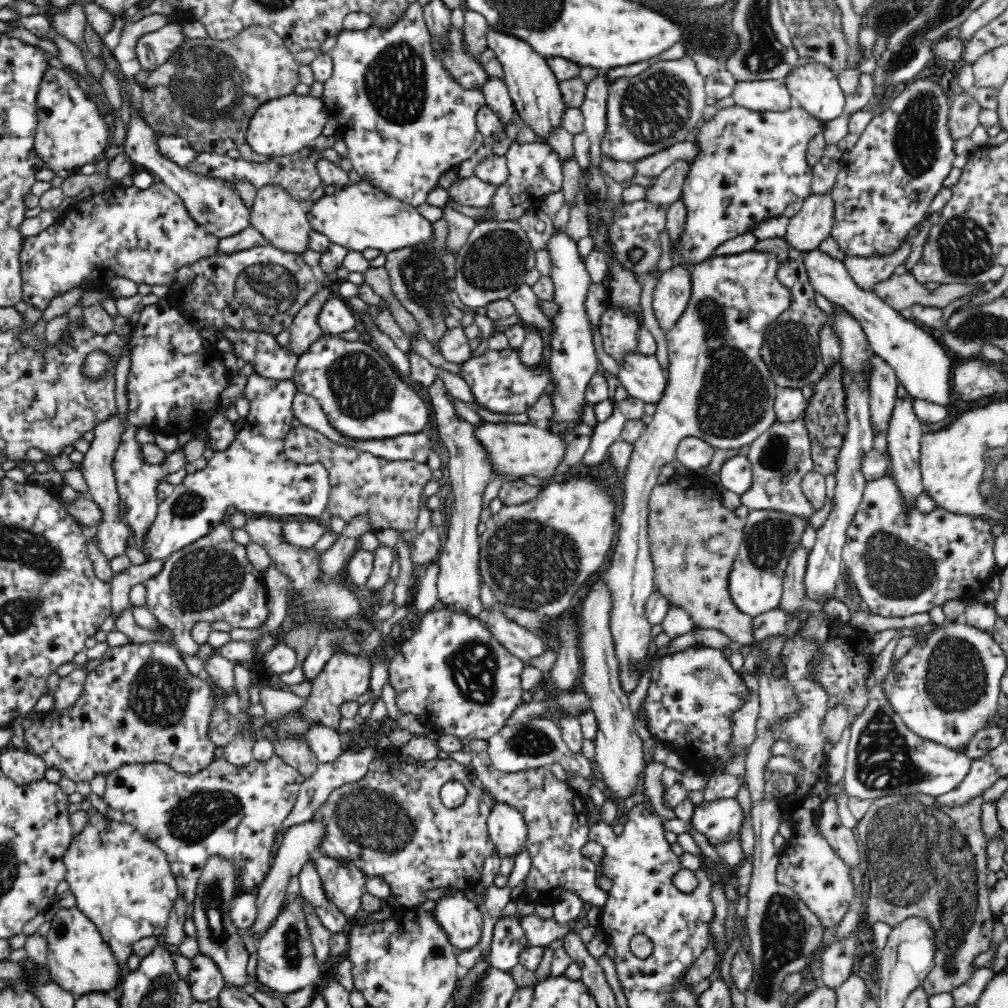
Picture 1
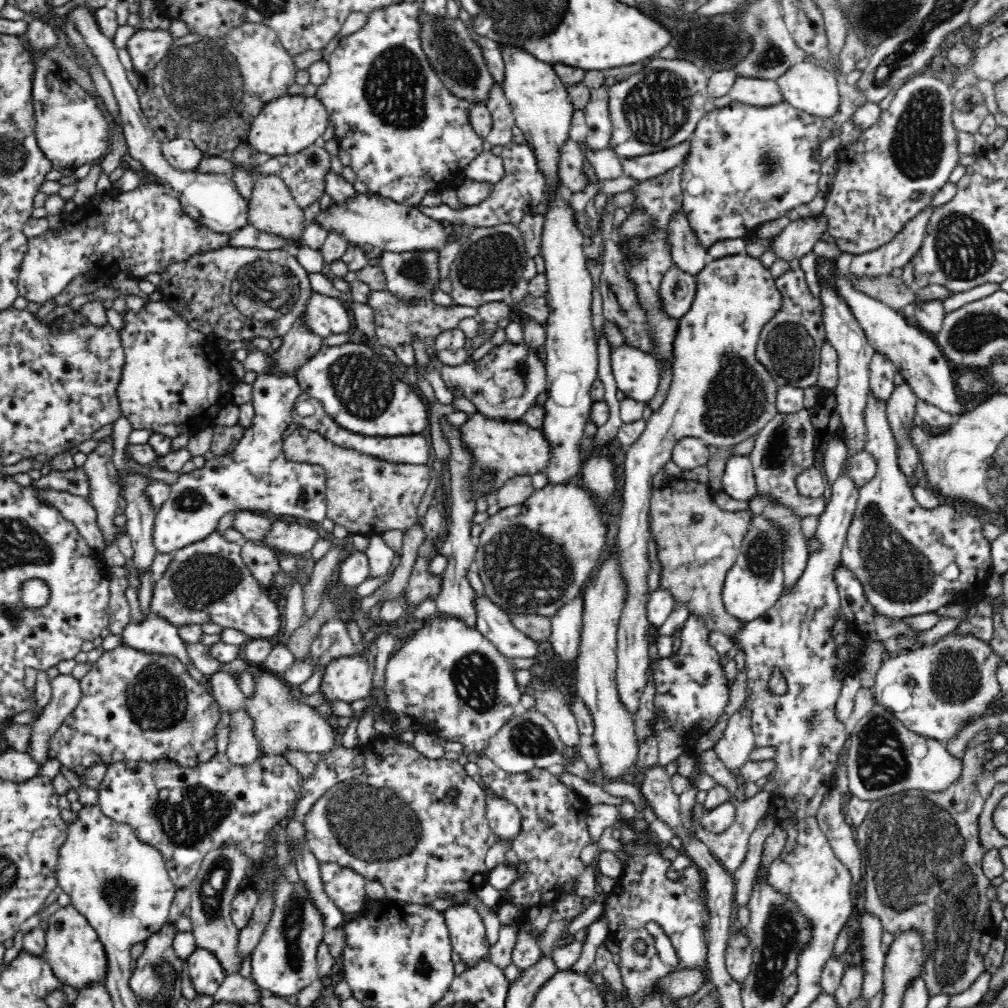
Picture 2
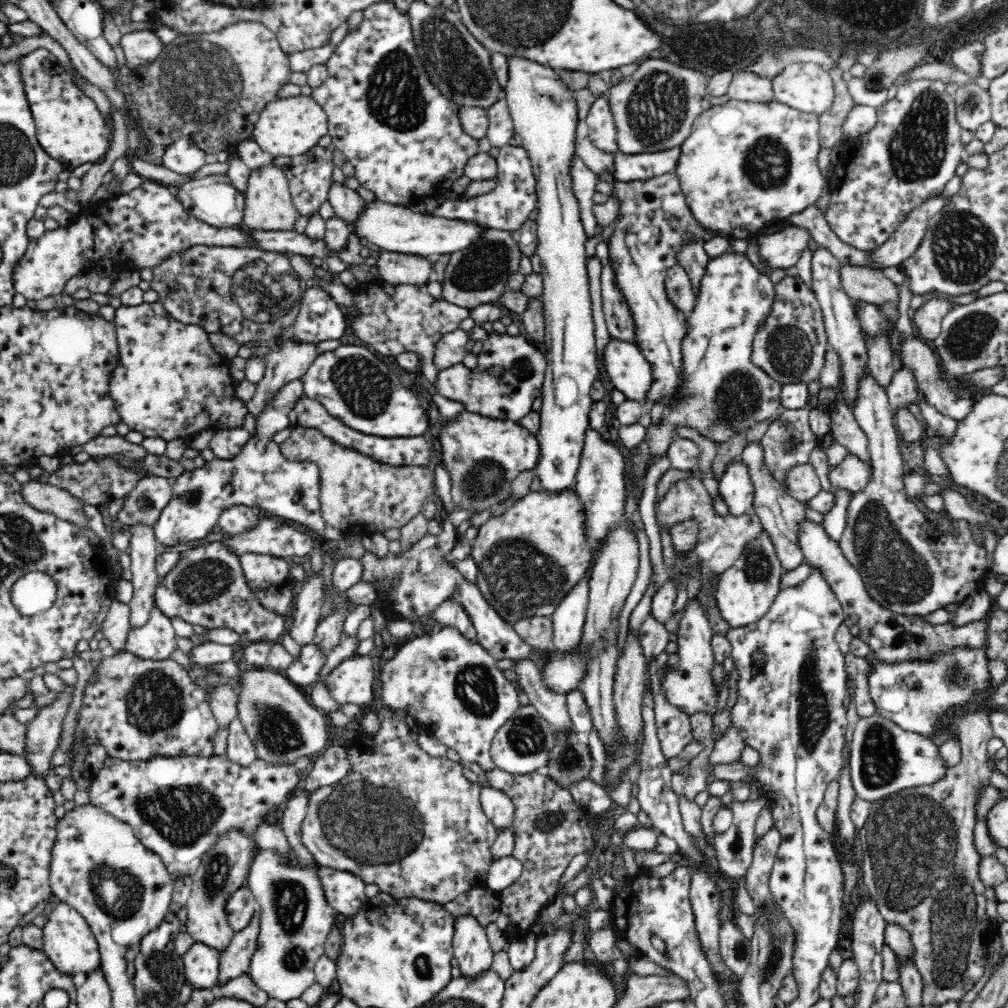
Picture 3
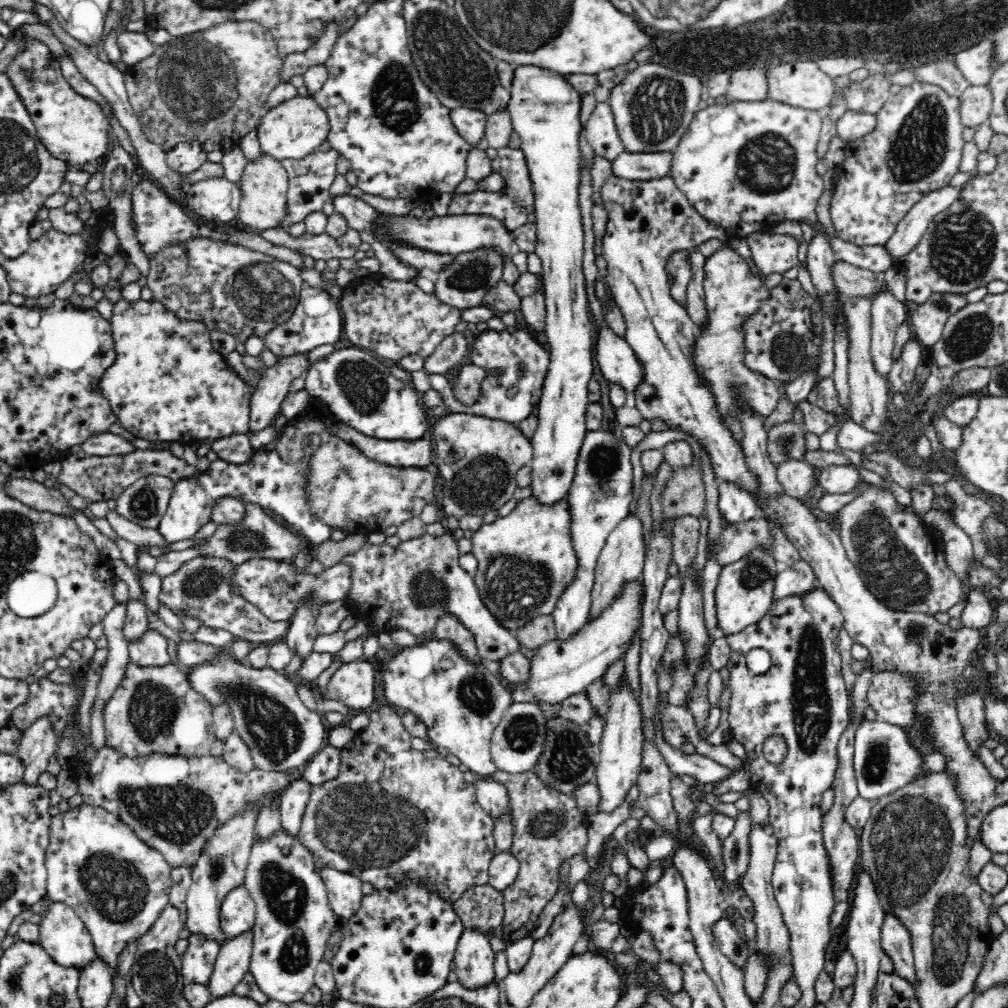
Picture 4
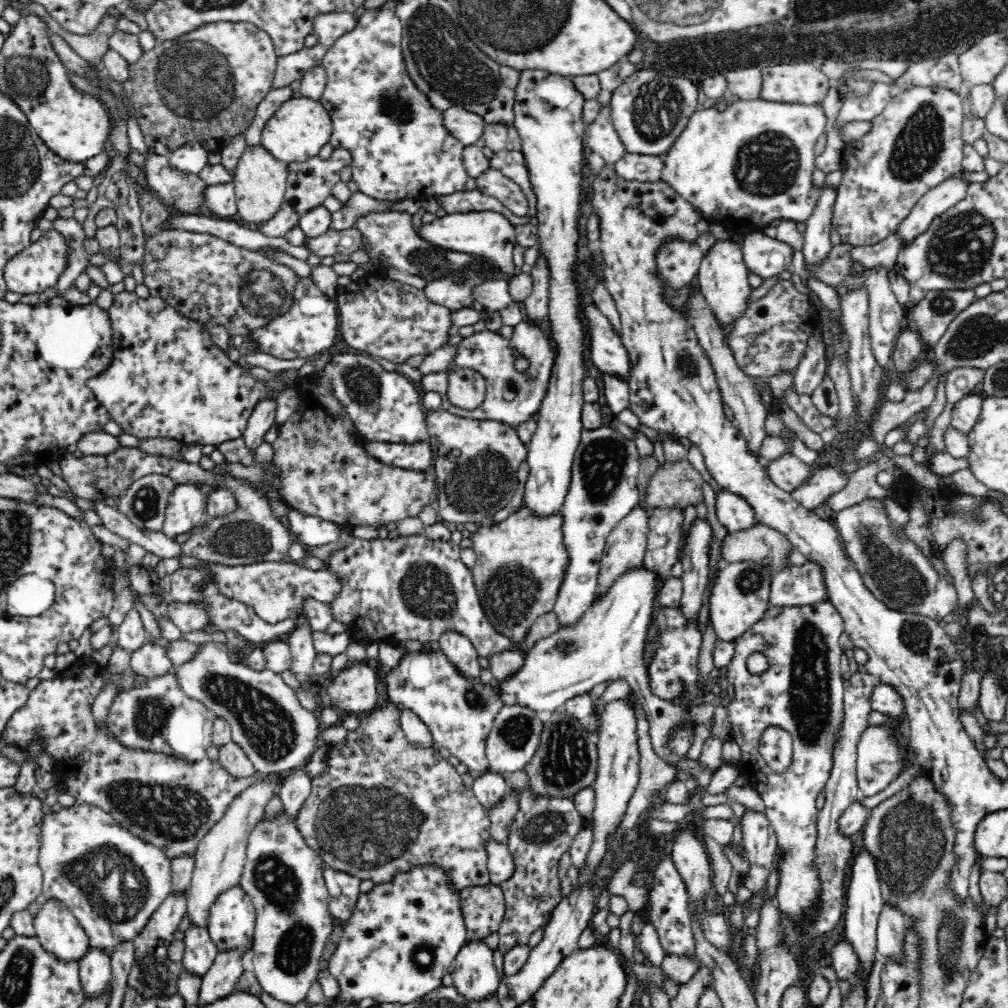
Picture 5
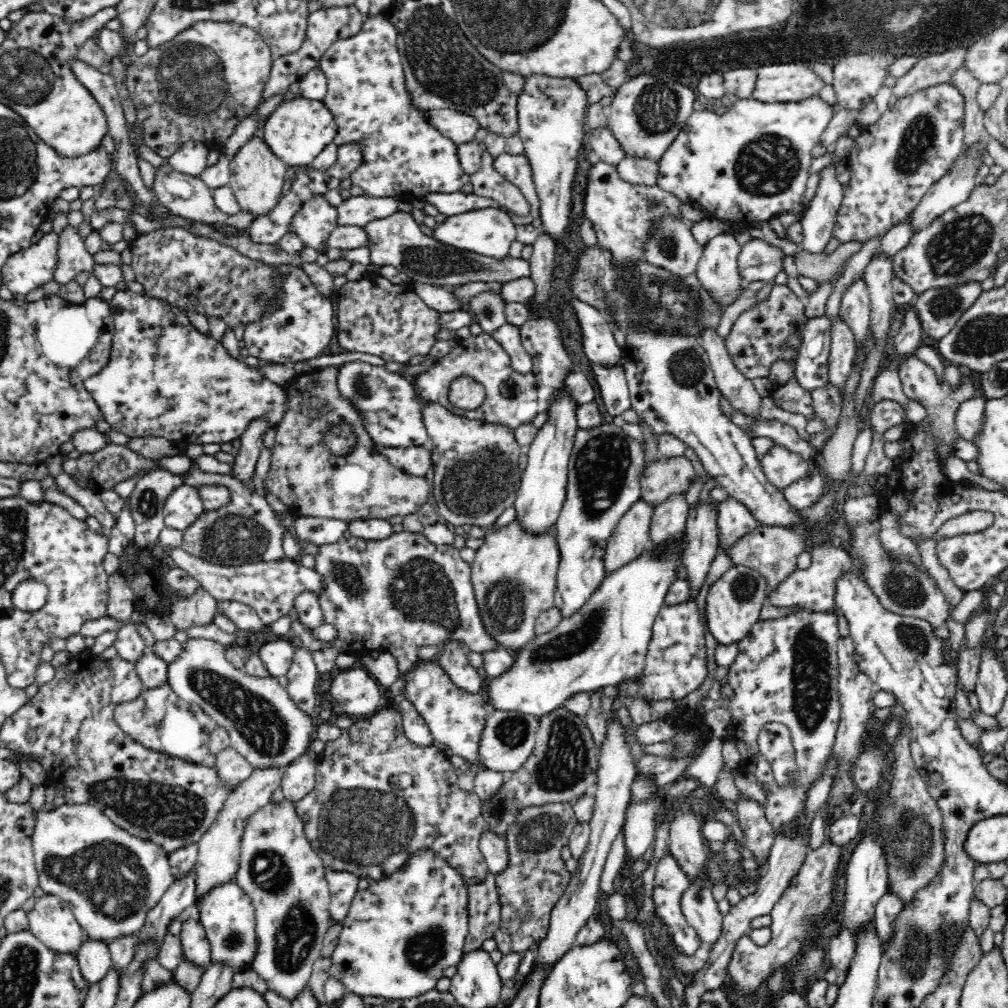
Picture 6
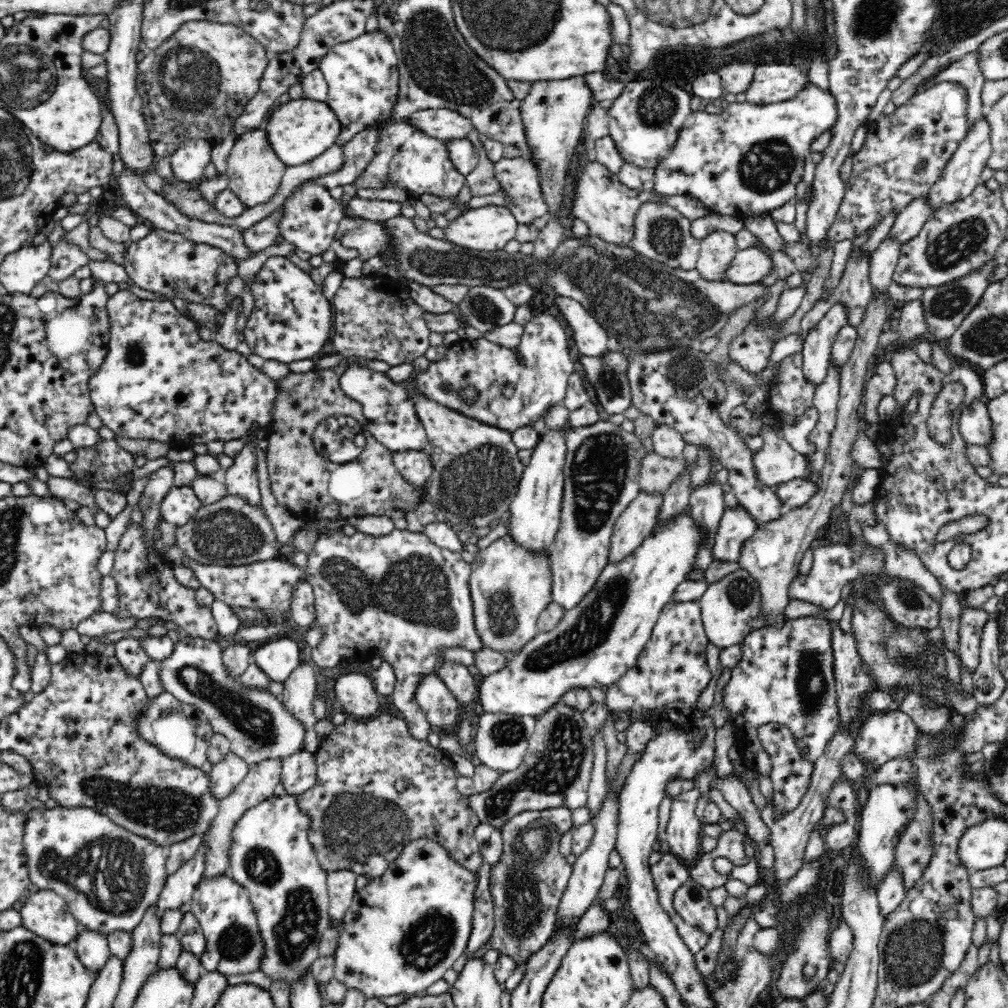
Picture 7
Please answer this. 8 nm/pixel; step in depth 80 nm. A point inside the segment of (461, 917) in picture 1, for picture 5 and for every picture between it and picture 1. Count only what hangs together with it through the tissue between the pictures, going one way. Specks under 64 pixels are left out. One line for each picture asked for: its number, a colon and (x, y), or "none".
2: (467, 931)
3: (471, 948)
4: (474, 960)
5: (476, 978)

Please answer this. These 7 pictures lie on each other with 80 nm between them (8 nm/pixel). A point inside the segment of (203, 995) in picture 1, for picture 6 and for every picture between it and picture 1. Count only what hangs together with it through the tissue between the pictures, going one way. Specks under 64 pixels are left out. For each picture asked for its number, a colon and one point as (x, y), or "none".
2: (206, 973)
3: (201, 964)
4: (198, 962)
5: (200, 953)
6: (197, 950)

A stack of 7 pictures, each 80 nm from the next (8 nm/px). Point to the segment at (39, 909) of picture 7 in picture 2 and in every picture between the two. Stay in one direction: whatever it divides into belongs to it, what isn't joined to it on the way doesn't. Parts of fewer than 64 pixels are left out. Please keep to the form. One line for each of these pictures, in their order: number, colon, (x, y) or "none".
2: (73, 949)
3: (68, 942)
4: (62, 934)
5: (57, 929)
6: (51, 921)

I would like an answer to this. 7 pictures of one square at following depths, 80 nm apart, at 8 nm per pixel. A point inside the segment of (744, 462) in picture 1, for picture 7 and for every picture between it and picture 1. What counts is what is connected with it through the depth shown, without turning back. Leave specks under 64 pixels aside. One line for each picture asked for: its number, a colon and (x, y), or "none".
2: (738, 482)
3: (737, 491)
4: (735, 506)
5: (735, 514)
6: (735, 520)
7: (735, 529)

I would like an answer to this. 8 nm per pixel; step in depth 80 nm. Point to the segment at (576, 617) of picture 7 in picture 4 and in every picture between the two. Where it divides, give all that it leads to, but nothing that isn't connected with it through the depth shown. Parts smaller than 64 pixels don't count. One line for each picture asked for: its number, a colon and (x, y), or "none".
4: (559, 669)
5: (607, 643)
6: (605, 641)

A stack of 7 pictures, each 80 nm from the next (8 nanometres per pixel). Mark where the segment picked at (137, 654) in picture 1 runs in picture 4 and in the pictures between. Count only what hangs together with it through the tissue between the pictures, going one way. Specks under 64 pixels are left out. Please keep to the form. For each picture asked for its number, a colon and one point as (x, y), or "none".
2: (135, 705)
3: (140, 708)
4: (154, 710)

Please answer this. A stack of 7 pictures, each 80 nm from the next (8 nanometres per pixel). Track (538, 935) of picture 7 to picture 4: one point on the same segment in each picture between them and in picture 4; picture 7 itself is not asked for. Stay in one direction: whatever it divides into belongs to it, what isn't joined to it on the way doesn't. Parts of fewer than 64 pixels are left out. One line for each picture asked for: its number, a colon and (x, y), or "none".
4: (547, 826)
5: (543, 828)
6: (530, 886)

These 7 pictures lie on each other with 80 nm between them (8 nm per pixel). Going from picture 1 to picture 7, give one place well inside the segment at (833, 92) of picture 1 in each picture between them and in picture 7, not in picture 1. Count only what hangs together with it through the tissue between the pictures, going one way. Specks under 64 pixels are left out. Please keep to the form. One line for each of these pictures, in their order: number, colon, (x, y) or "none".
2: (808, 87)
3: (807, 87)
4: (804, 84)
5: (802, 83)
6: (781, 82)
7: (776, 82)

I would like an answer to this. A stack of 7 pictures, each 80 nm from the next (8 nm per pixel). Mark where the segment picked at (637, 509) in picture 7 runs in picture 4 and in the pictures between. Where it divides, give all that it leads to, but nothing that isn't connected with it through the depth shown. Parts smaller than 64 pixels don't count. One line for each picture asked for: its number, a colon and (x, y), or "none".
4: (622, 559)
5: (626, 546)
6: (631, 536)

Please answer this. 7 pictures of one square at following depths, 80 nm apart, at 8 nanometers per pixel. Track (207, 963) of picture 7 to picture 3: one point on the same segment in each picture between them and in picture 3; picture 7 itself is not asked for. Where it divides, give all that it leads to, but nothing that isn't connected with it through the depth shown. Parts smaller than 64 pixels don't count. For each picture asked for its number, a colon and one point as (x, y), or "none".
3: (241, 907)
4: (238, 910)
5: (231, 922)
6: (227, 914)

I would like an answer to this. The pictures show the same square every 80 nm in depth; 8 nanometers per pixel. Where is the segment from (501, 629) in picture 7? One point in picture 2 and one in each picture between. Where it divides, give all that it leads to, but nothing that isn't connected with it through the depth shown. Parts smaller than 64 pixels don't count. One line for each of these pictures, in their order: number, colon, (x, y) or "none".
2: (533, 557)
3: (528, 559)
4: (525, 560)
5: (521, 561)
6: (513, 575)

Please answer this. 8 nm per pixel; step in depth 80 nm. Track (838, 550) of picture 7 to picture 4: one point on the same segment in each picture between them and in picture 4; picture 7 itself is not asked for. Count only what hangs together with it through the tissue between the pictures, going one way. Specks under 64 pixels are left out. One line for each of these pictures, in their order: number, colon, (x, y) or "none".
4: (798, 579)
5: (804, 585)
6: (815, 589)

